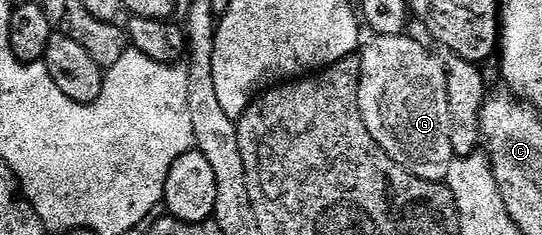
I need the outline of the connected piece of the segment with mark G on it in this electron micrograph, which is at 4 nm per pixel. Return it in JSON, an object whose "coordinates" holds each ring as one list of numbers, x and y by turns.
{"coordinates":[[407,33,377,35,371,41,363,44,358,55,362,65,358,109,362,109,362,121,366,121,370,137,414,177,431,183,445,182,456,154,450,141,452,118,443,62]]}

